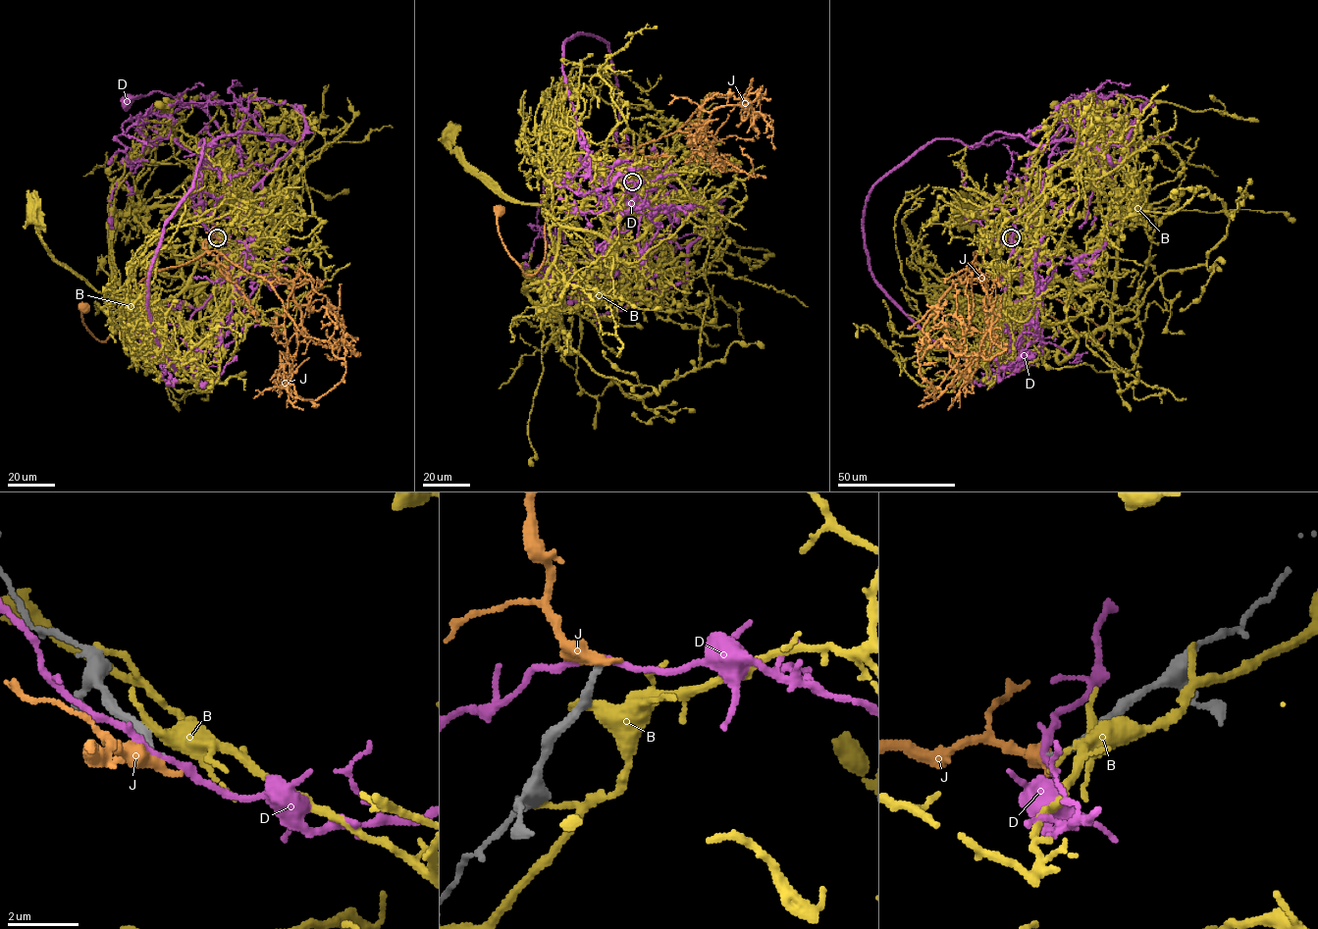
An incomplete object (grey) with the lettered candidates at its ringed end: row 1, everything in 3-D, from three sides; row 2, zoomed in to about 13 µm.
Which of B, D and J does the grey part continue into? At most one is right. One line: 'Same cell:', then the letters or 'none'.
Same cell: none

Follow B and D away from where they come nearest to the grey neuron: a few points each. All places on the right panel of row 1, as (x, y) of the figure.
B: (1013, 235), (1010, 246), (1026, 268), (1037, 280), (1052, 285), (1040, 299), (995, 257), (980, 227), (961, 213)
D: (1011, 237), (1028, 158), (1075, 140), (1116, 163), (1140, 107), (1152, 104), (1115, 90), (1101, 101)

